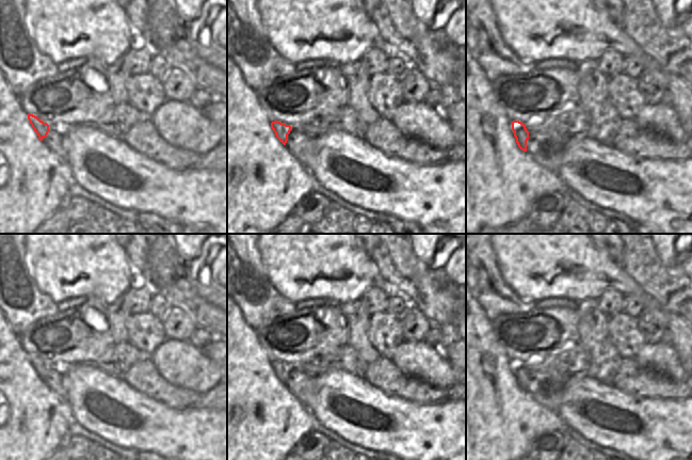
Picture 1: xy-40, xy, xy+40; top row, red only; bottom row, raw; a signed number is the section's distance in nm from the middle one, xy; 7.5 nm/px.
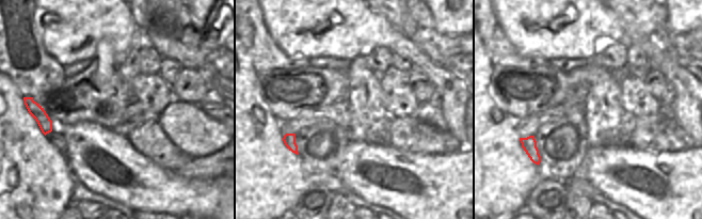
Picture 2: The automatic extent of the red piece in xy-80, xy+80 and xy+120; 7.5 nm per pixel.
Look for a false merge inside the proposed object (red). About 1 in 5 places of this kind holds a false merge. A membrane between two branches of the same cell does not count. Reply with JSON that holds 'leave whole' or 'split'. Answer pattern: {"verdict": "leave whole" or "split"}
{"verdict": "leave whole"}

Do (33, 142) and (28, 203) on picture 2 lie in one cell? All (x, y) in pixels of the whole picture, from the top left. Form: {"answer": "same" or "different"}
{"answer": "same"}

